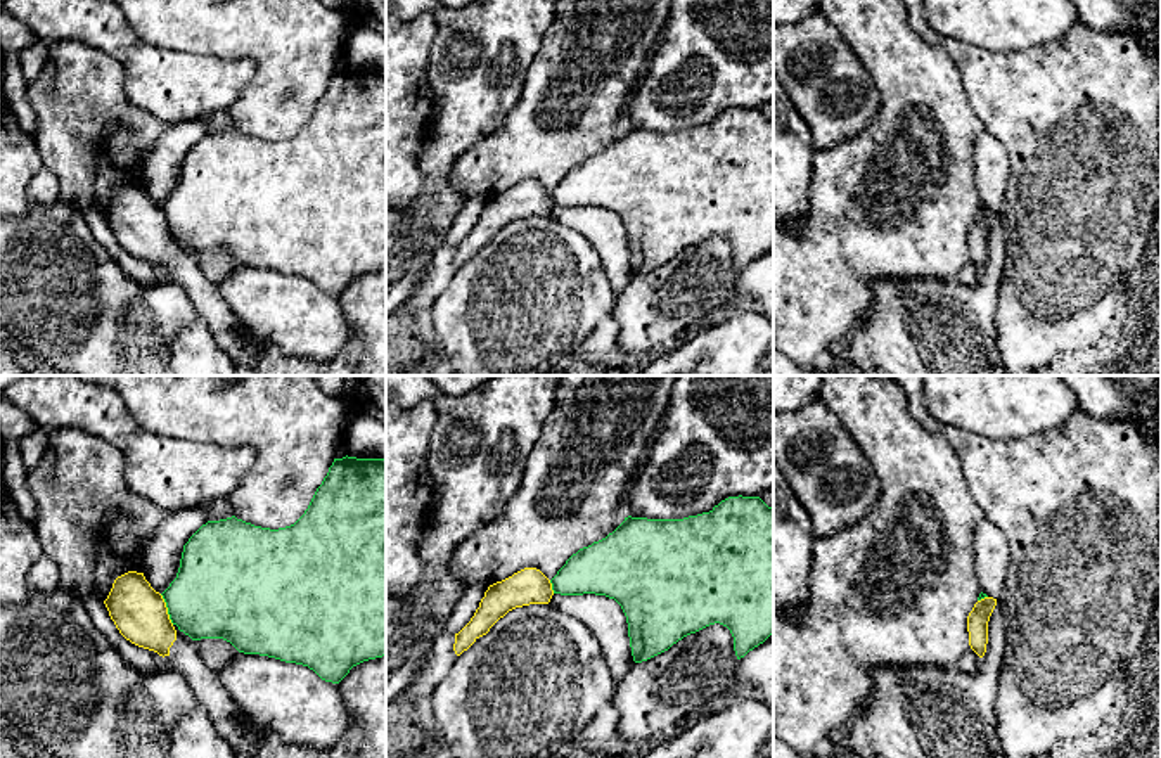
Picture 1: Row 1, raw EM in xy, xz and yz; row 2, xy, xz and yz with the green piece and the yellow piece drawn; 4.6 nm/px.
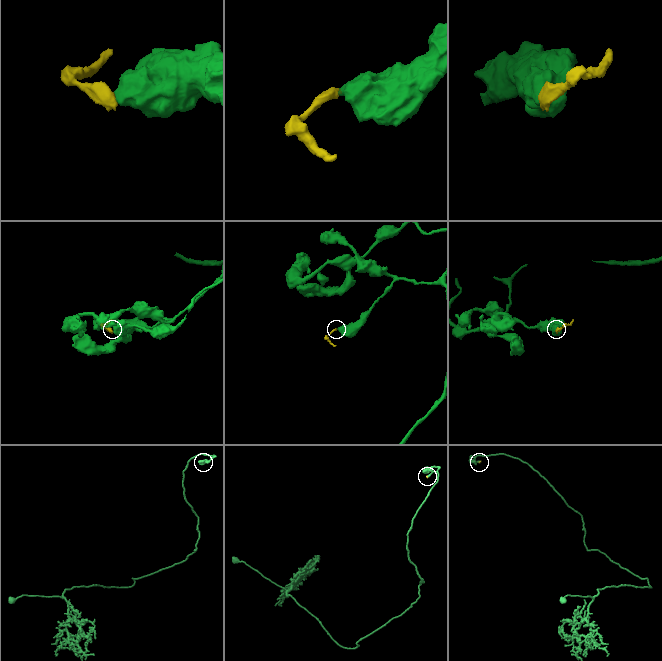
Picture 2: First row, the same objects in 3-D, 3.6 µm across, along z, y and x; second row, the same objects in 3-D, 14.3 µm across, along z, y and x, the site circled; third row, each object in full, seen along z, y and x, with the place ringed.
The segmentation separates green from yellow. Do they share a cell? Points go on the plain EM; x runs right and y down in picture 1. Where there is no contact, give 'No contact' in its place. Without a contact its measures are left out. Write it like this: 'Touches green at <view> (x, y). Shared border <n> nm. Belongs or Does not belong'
Touches green at xy (168, 222). Shared border 160 nm. Does not belong

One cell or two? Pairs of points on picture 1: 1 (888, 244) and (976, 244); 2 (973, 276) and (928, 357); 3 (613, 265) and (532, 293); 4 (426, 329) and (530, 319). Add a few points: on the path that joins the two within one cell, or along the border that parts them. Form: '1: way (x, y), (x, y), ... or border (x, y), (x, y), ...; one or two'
1: border (978, 213), (968, 229), (969, 260); two
2: border (971, 260), (980, 270), (980, 279), (964, 286); two
3: border (580, 234), (597, 255), (616, 295), (613, 308); two
4: border (429, 308), (433, 334), (440, 352); two

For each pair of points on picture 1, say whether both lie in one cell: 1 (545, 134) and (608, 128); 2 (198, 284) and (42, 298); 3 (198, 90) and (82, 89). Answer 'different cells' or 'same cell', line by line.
1: same cell
2: same cell
3: different cells

